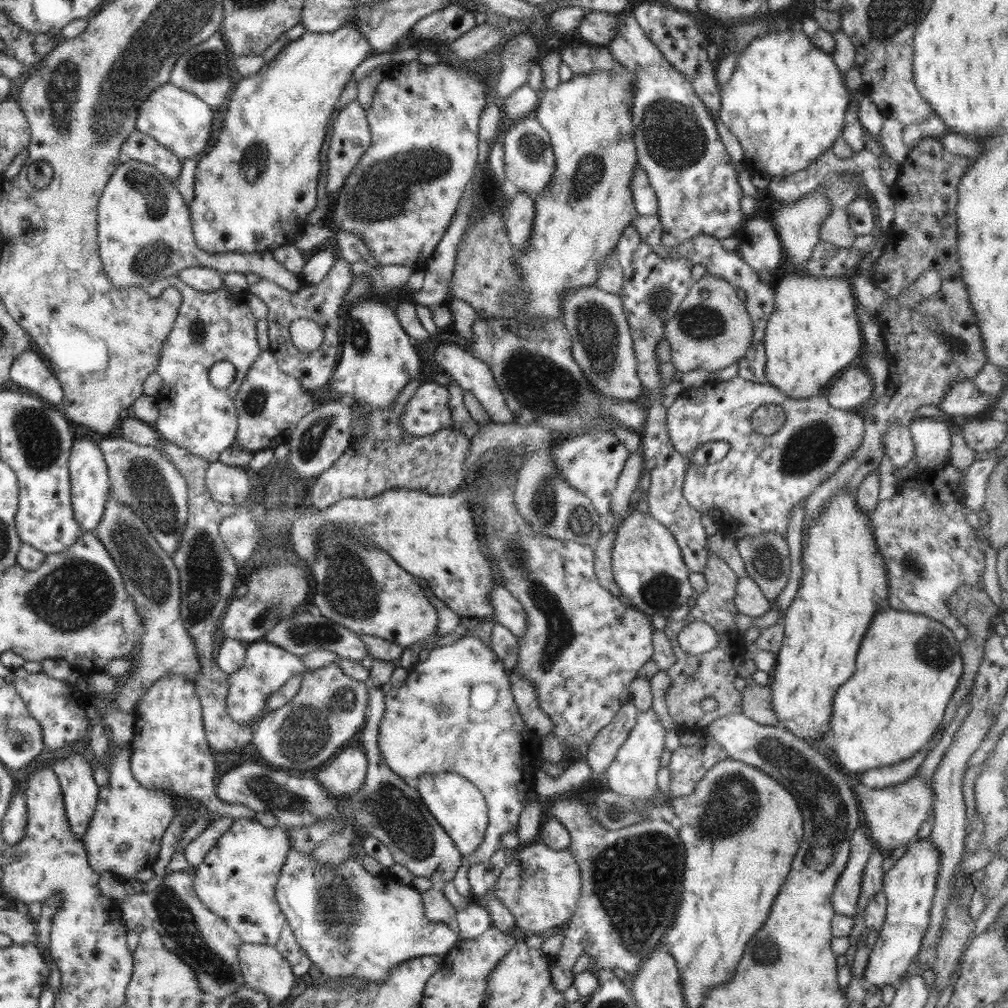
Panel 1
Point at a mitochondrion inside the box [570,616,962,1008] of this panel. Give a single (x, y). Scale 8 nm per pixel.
(635, 879)

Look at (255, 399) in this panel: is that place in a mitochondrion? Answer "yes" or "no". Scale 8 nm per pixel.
yes

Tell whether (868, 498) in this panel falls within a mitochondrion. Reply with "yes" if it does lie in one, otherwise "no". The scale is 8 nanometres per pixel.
no

